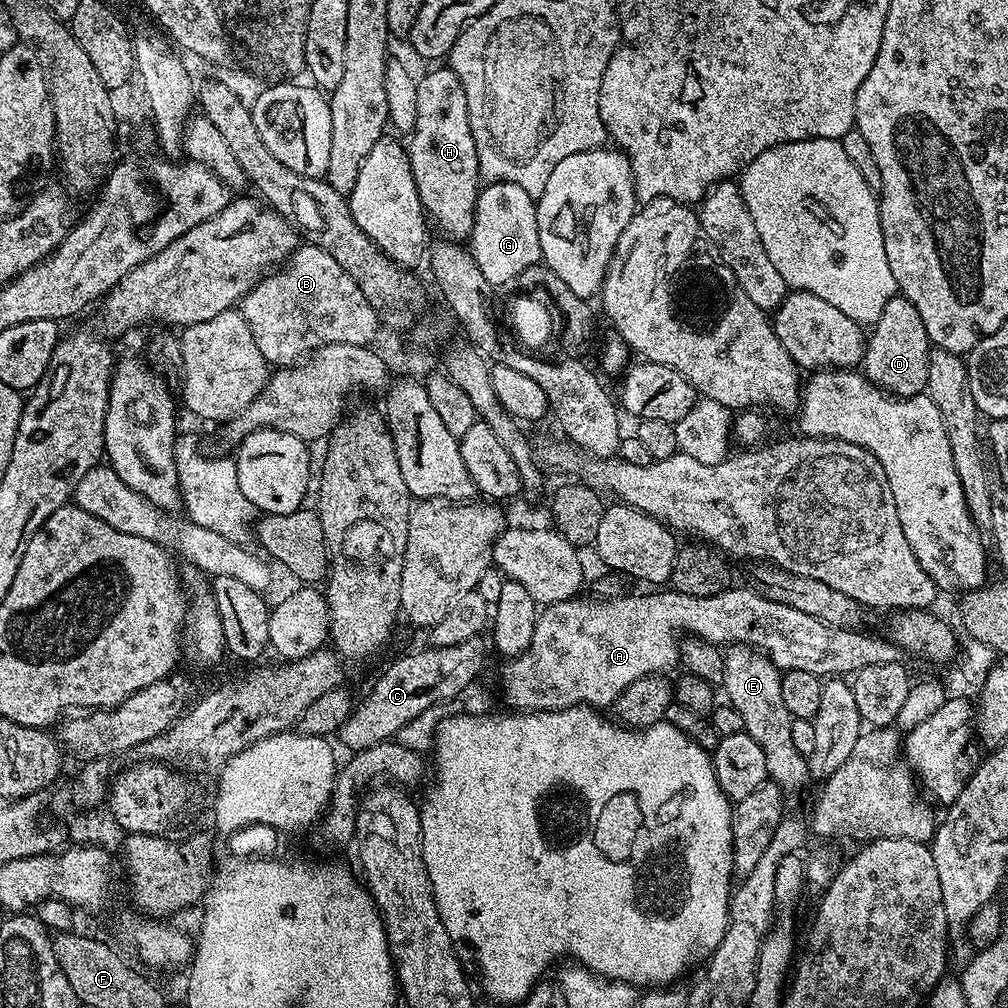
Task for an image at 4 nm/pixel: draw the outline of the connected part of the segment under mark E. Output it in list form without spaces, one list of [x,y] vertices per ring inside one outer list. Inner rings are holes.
[[[746,644],[731,645],[724,652],[723,691],[728,695],[725,696],[727,703],[738,710],[738,714],[742,714],[744,731],[750,734],[750,738],[754,738],[762,750],[769,777],[784,790],[800,788],[809,782],[808,761],[805,756],[798,754],[798,749],[790,739],[793,718],[782,699],[782,672],[775,662]]]

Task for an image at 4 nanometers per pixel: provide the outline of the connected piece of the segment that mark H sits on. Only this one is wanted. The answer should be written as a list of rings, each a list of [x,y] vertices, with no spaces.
[[[447,66],[436,68],[433,72],[428,72],[423,77],[422,75],[417,79],[416,89],[418,90],[418,118],[414,130],[410,134],[412,141],[407,141],[406,147],[408,149],[408,161],[412,167],[414,174],[414,186],[418,186],[418,198],[420,204],[424,208],[425,213],[430,217],[431,223],[441,228],[443,235],[447,239],[457,242],[464,242],[472,235],[472,227],[474,226],[474,210],[476,209],[476,200],[480,197],[480,190],[482,181],[480,178],[480,167],[478,166],[478,150],[474,146],[474,134],[470,134],[470,110],[466,110],[466,90],[462,90],[462,82],[458,78],[458,74],[454,74],[454,70]]]

